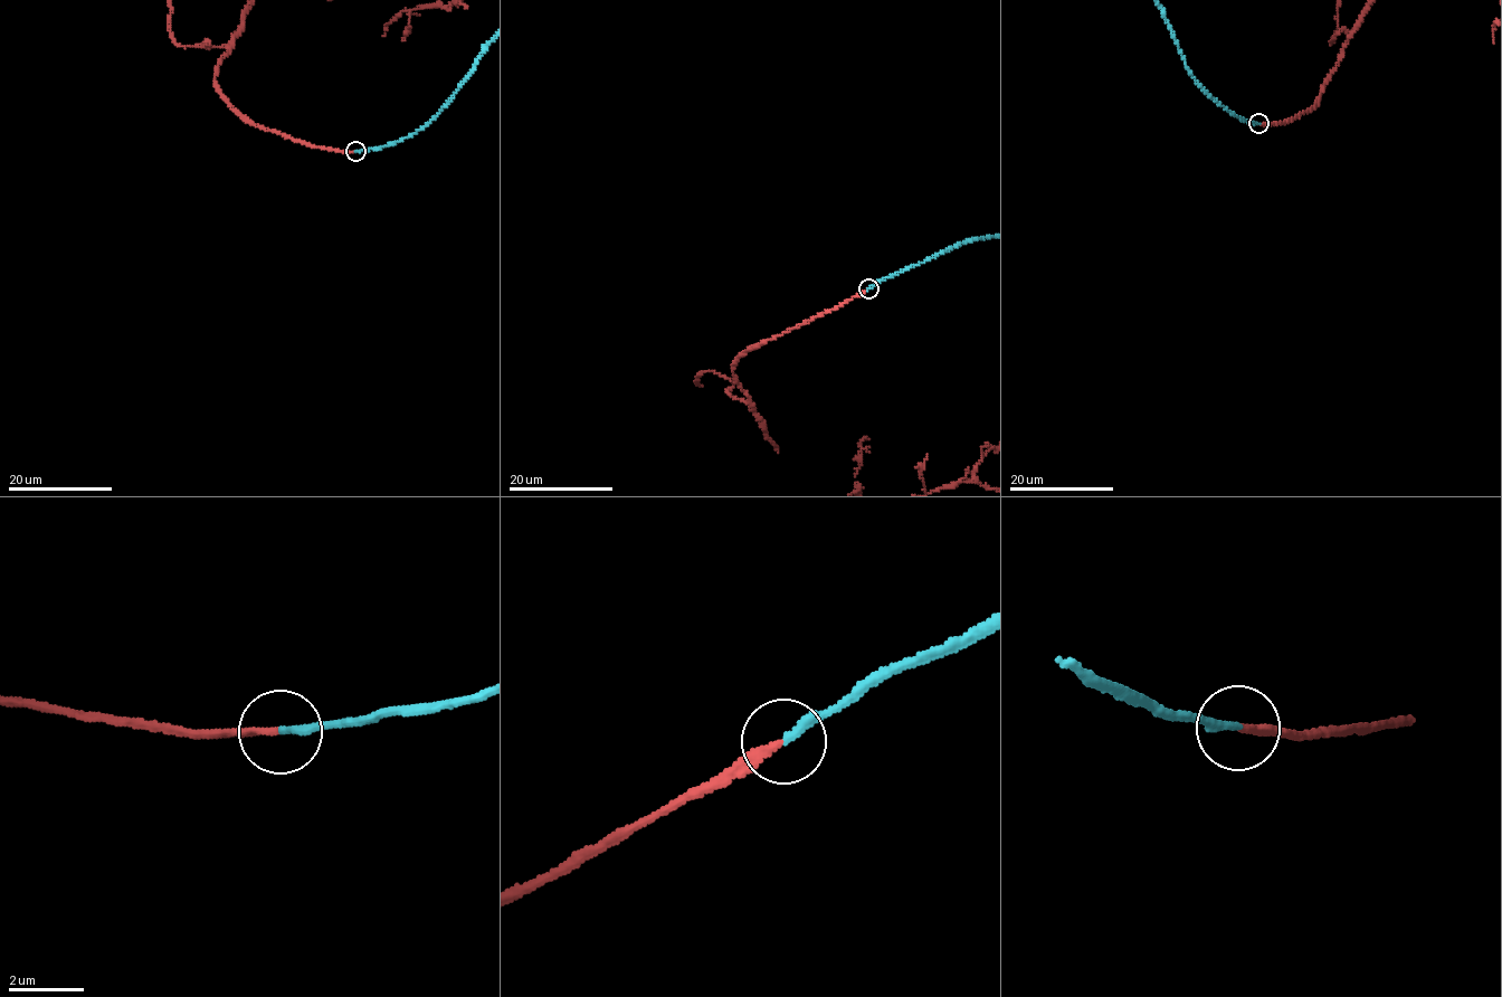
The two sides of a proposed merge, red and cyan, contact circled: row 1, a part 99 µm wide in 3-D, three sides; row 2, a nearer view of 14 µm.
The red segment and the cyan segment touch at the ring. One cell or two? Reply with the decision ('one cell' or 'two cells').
one cell

